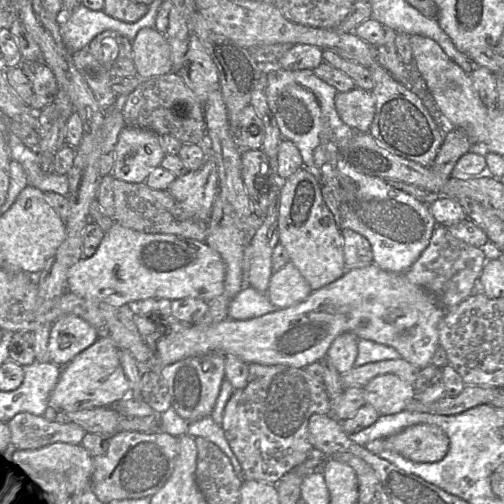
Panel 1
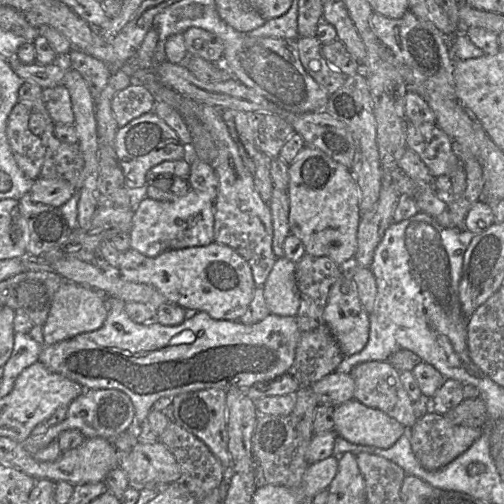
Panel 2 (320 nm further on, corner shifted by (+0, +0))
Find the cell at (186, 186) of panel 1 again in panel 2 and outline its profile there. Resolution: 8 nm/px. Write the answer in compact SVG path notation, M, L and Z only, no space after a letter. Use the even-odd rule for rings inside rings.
M191 188L176 200L158 201L144 196L137 199L129 236L130 248L148 257L167 250L206 246L214 242L214 201Z

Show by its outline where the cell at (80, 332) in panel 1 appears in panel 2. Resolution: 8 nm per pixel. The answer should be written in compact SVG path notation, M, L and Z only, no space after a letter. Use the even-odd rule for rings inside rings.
M65 281L53 296L46 322L42 326L45 345L70 339L78 334L100 328L108 315L106 300L102 294L87 286Z

